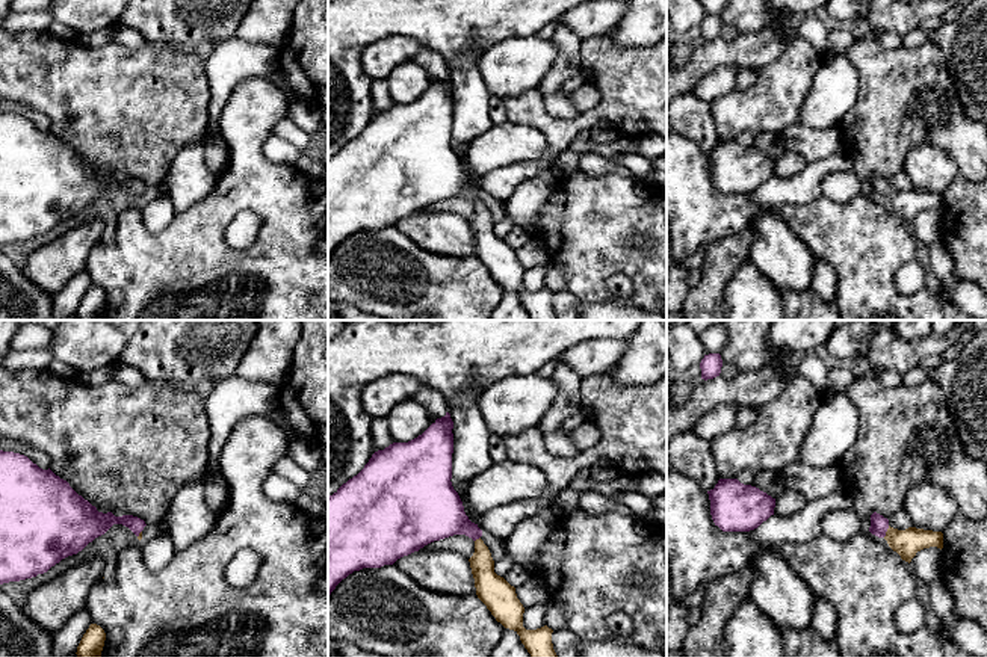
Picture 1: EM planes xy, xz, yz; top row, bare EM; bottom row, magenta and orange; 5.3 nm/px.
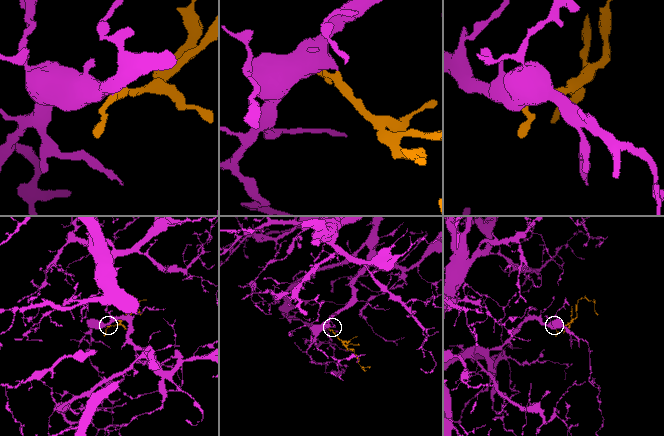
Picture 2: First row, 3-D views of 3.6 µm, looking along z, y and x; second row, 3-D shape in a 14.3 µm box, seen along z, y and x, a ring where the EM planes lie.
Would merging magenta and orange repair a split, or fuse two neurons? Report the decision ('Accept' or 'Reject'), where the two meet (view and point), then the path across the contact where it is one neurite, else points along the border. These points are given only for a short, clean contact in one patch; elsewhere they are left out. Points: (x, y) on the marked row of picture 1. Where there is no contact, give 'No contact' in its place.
Accept. Touches magenta at yz (886, 530). Path across: yz (878, 524), (886, 530), (897, 539), (907, 542)

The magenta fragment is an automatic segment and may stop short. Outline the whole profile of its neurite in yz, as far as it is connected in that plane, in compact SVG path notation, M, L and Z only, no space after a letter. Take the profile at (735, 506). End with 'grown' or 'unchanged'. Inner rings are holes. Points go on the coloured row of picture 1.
M719 479L707 494L712 520L722 532L750 532L774 515L775 498L738 479Z; unchanged

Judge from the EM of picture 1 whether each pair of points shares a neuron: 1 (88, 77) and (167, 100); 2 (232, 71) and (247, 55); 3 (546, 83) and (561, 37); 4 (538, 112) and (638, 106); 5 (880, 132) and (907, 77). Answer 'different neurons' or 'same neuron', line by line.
1: same neuron
2: same neuron
3: same neuron
4: same neuron
5: same neuron

